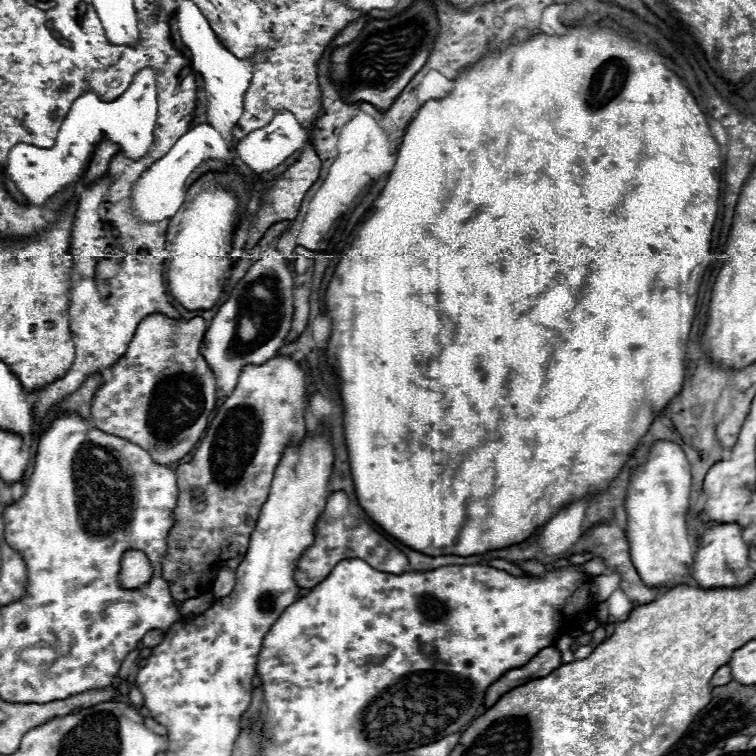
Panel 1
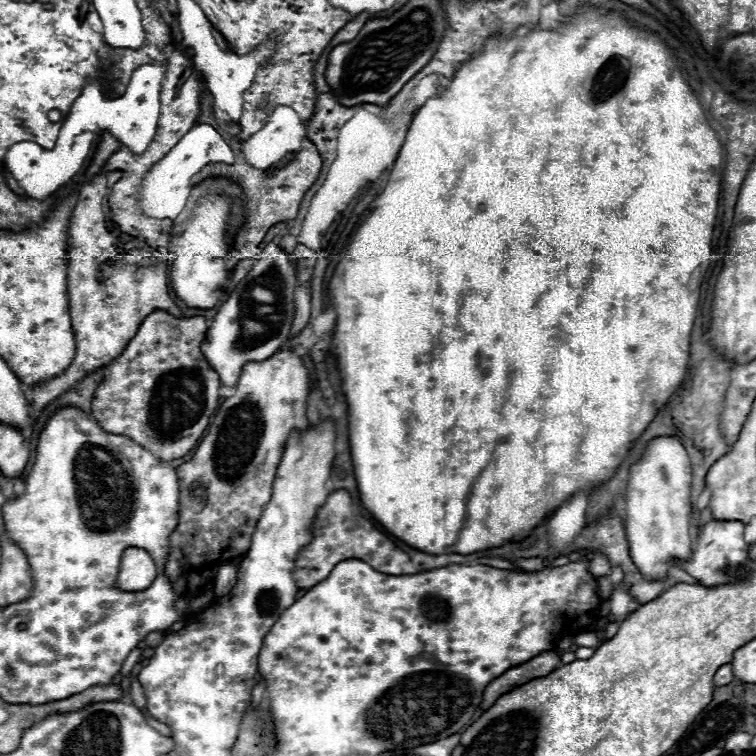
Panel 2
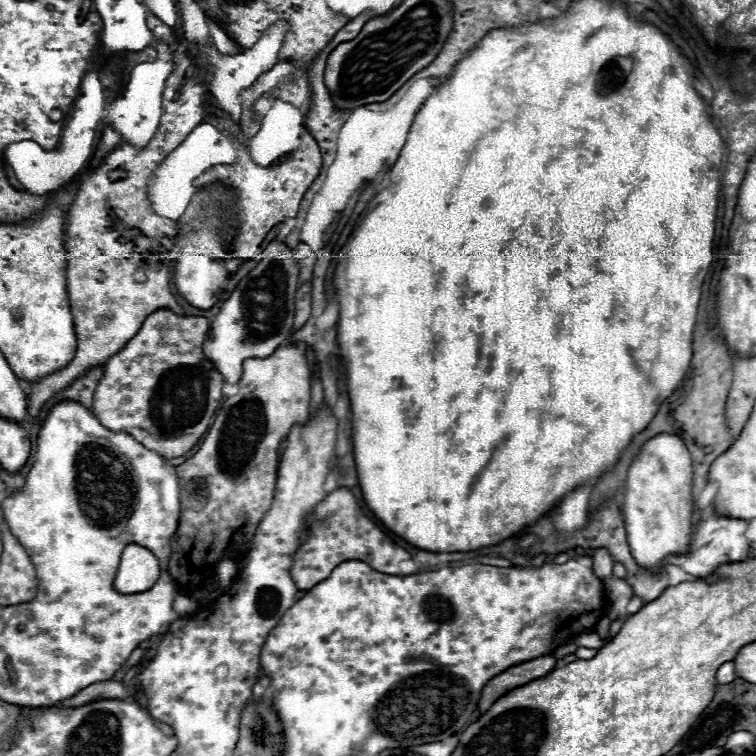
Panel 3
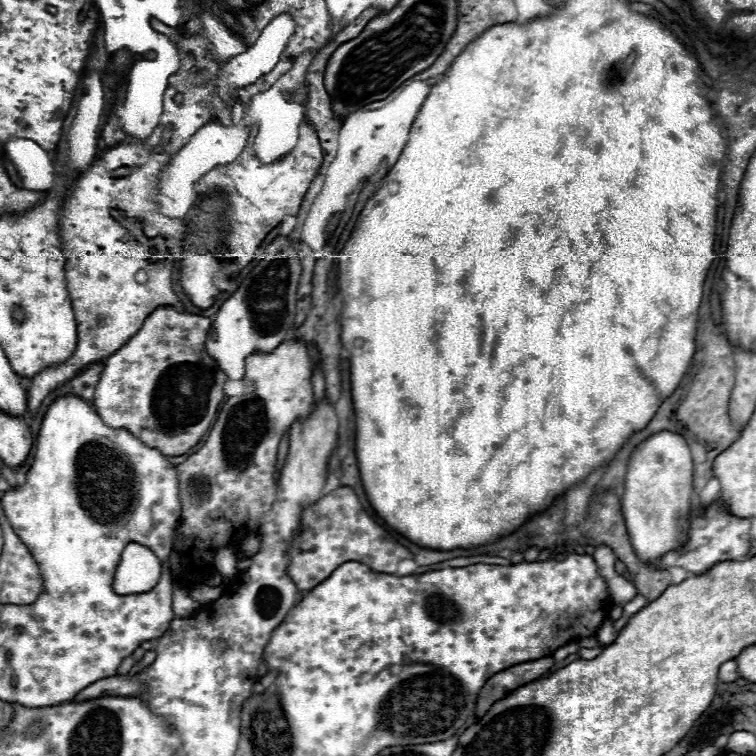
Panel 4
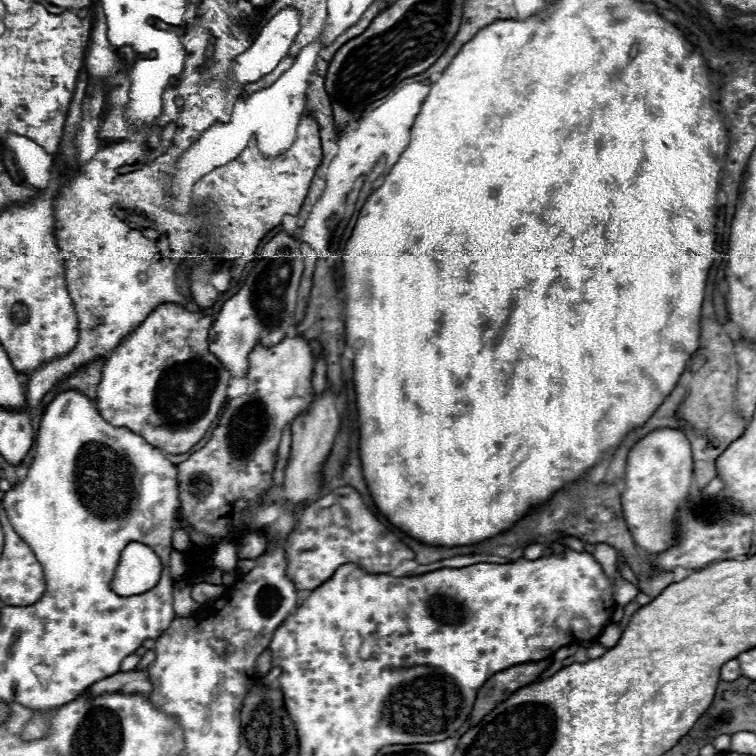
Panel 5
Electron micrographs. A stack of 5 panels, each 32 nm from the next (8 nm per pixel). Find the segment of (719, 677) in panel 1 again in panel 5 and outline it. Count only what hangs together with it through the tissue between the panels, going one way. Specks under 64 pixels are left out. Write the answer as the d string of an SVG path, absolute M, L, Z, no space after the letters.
M728 660L724 666L722 666L722 670L720 670L720 678L722 680L736 680L740 676L740 664L738 664L738 660Z

